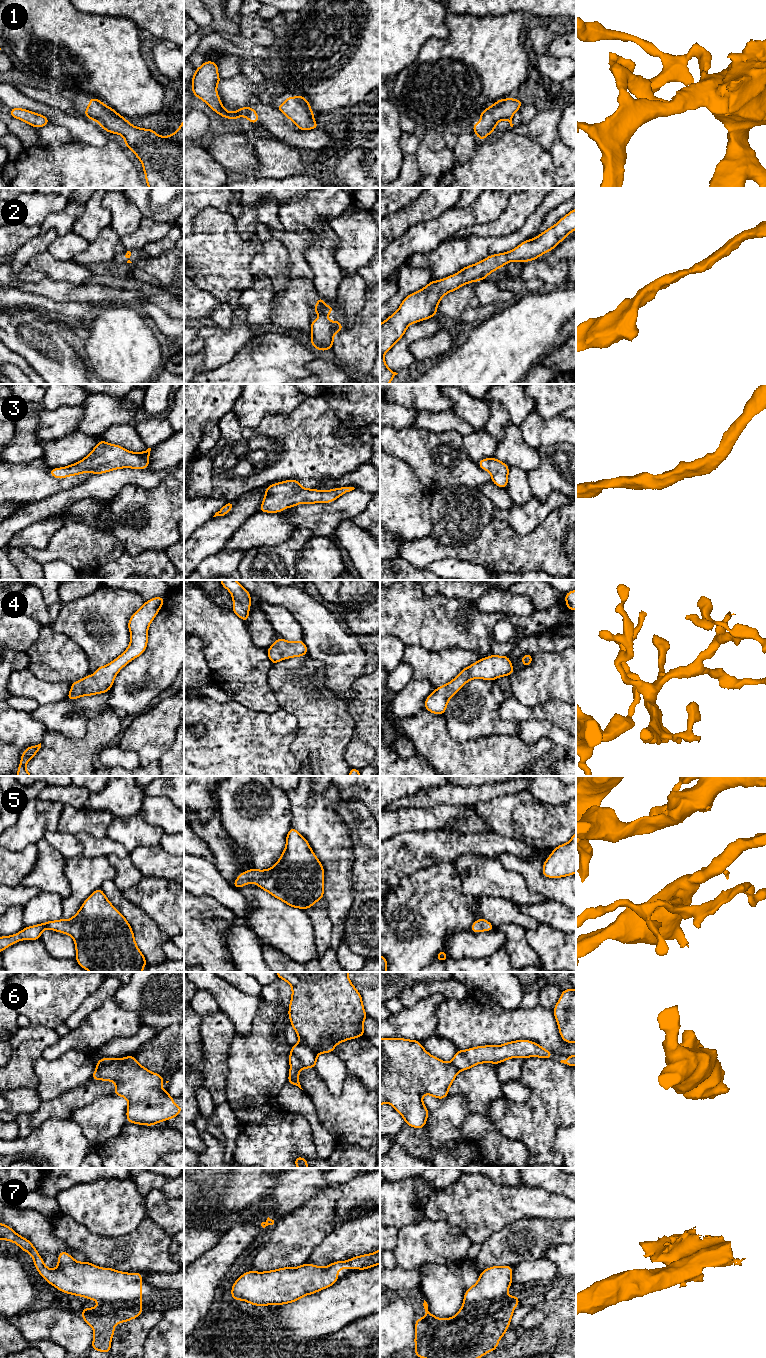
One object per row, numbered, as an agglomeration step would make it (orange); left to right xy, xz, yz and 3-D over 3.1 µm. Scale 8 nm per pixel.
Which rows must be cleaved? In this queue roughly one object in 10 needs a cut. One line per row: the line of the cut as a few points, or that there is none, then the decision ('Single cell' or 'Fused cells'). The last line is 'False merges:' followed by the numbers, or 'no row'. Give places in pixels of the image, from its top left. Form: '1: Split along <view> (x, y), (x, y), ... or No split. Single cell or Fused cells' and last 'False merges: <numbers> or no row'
1: No split. Single cell
2: No split. Single cell
3: No split. Single cell
4: No split. Single cell
5: No split. Single cell
6: Split along xz (298, 1043), (310, 1048), (316, 1055). Fused cells
7: No split. Single cell
False merges: 6

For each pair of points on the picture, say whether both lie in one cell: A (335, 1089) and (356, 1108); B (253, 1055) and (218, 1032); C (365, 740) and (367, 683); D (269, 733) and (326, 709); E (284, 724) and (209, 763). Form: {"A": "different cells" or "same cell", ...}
{"A": "different cells", "B": "different cells", "C": "same cell", "D": "different cells", "E": "same cell"}

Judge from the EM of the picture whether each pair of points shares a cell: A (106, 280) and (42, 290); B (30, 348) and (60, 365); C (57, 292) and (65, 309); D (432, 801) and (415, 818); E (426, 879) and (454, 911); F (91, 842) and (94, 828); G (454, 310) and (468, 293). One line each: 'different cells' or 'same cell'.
A: different cells
B: same cell
C: different cells
D: different cells
E: same cell
F: different cells
G: same cell

